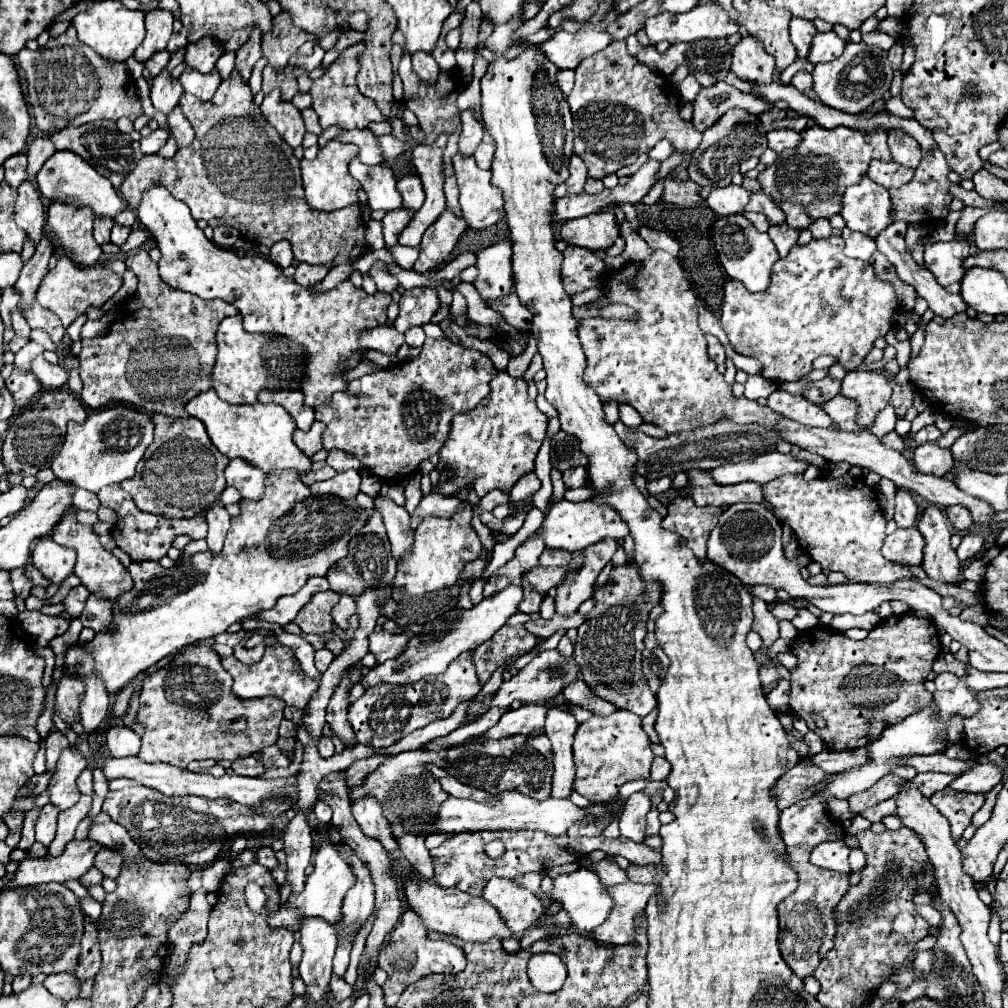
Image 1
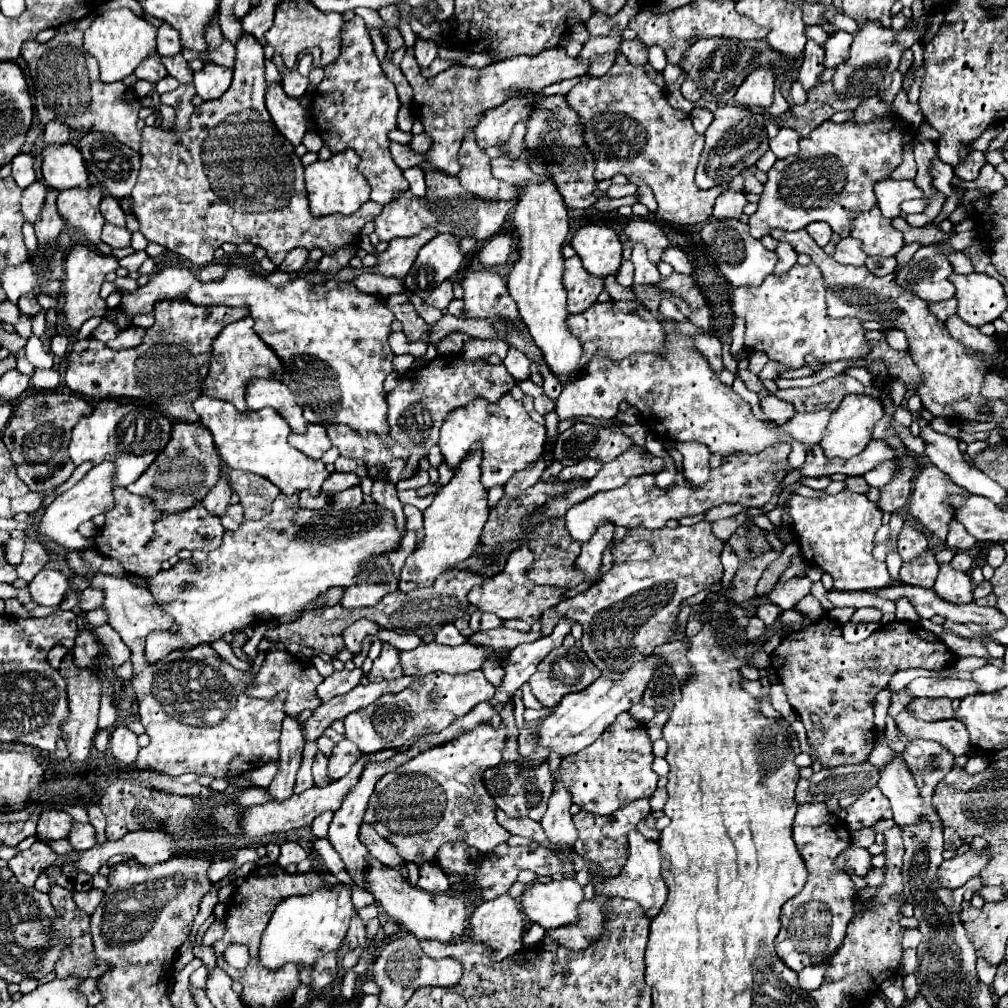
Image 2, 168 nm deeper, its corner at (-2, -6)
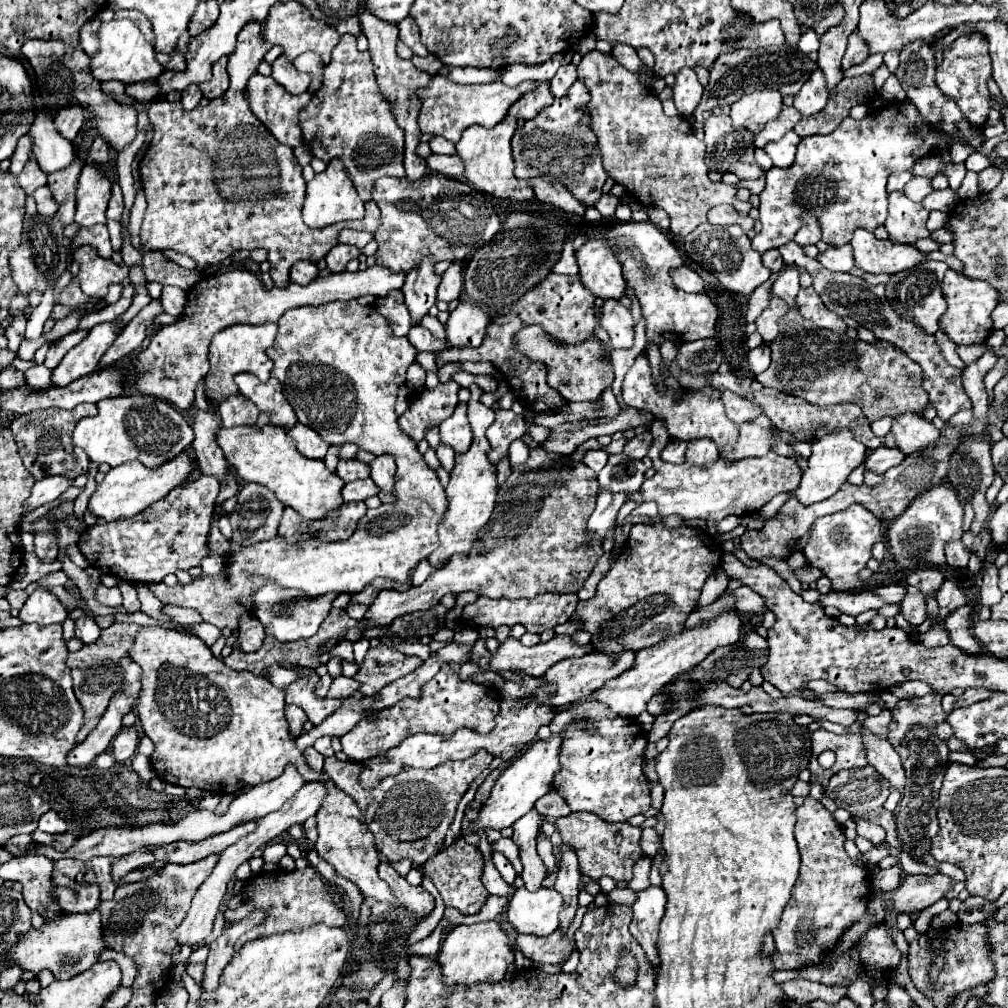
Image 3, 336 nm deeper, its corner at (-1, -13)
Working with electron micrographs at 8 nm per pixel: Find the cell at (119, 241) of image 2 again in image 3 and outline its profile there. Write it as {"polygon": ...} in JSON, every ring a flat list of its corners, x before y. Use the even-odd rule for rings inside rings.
{"polygon":[[92,226,92,228,80,228,78,236,72,240,72,250,76,250,82,244,90,244,102,254,102,258,112,258,114,250,110,244,110,236,106,226]]}

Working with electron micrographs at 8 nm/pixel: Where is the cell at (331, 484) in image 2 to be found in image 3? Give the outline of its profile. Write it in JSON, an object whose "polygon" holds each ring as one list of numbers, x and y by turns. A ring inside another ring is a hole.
{"polygon":[[370,478,354,480,350,484,344,484,344,488,342,488,342,498,346,502,366,500,368,496,376,496,376,494,378,494,378,486,374,486,374,482]]}

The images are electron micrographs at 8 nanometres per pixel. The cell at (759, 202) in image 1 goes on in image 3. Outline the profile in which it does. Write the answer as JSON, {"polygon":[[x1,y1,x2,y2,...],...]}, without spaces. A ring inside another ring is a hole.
{"polygon":[[790,240,786,246,778,248,784,262,786,264,794,264,798,268,804,268,810,276,812,276,812,288,818,292,818,296,822,298,824,306,838,314,840,318,854,318,860,326,872,330,876,334,876,338,886,340,894,346,898,346,900,350,906,352,906,356,914,362,918,362,922,366,922,386,926,388,928,396,930,396,930,404,936,408,938,418,948,422,958,410,962,408,972,408,972,402,962,386,962,378,960,378,960,368,950,366,946,362,946,358,942,356,940,346,936,344,934,336,924,334,924,330,918,330,918,326,914,326,914,322,910,322,910,318,902,318,898,314,894,314,894,308,890,306,890,302,886,302,884,296,884,284,872,286,868,284,864,278,852,276,852,274,840,274,840,272,830,272,826,270,816,258,806,256,804,248,798,246,794,240]]}

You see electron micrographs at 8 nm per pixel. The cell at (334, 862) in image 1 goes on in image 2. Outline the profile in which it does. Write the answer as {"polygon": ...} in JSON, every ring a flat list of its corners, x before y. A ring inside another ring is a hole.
{"polygon":[[339,885,331,891,315,891,315,895,289,897,279,903,267,929,263,931,259,945,259,963,269,971,279,971,287,963,295,963,299,969,299,983,311,983,311,969,315,961,329,951,339,951,345,945,345,933,349,929,351,913,355,911,351,903,351,891,345,885]]}

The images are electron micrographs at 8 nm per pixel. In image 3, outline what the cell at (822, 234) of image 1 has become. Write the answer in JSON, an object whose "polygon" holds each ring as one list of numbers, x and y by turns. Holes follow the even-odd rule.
{"polygon":[[808,216,808,218,804,220,804,226,802,226,802,228,796,232,796,236,794,236,794,240,796,240,800,246,818,244,820,238,822,238,820,226,818,226,818,222,816,222,812,216]]}

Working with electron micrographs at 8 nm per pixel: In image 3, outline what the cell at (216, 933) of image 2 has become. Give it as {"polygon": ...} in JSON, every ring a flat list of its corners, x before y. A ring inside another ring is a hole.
{"polygon":[[254,910,246,920,234,922,228,928,222,930,222,934,210,944,210,952,208,952,208,960,206,960,206,970,204,970,204,978,200,982,204,992,214,992,218,988,218,978,224,970,224,966,230,962,232,954,234,954,234,944,236,940,250,930,250,926,254,928,258,922,264,920,264,912,262,910]]}

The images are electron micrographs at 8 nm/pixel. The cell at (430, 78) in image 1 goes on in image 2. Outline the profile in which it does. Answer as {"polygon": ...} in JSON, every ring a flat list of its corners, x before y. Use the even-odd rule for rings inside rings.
{"polygon":[[417,37,415,45,413,45,413,51,415,51,415,57,419,61,421,67,429,67,431,61,437,57,437,51,439,51,439,45,435,41,425,41,421,37]]}

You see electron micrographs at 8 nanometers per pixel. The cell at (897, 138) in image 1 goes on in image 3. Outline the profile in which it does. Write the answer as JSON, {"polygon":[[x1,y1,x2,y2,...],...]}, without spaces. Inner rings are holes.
{"polygon":[[906,170,906,172,894,172,890,174,888,178,888,192,894,192,894,190,904,190,904,186,912,180,912,172]]}

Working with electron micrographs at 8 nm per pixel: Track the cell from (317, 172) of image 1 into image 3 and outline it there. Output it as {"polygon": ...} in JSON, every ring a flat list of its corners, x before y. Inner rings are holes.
{"polygon":[[334,158,322,174,316,174,308,182,308,186,306,186,306,202,304,202,304,208,302,208,302,216,304,216,304,222,310,228,330,226,330,224,336,224,336,222,342,222,342,220,362,219,364,215,364,202,360,200,358,192,354,190,342,160]]}

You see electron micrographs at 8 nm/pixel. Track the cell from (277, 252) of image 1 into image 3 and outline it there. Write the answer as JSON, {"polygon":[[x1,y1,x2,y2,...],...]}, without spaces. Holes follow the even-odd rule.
{"polygon":[[296,262,290,268,290,280,296,284,308,284,318,276,318,266,314,262]]}

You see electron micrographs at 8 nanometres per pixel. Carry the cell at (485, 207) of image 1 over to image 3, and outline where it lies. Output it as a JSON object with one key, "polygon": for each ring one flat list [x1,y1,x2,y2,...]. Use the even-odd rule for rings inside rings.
{"polygon":[[510,116,504,118,500,124,496,124,494,128,470,126,462,132,460,142,456,144,456,154,462,158,464,180,470,186,494,198,522,202,532,198,532,188,526,184,526,180,514,176,514,156,510,154,510,138,514,136,514,130,516,130,516,120]]}

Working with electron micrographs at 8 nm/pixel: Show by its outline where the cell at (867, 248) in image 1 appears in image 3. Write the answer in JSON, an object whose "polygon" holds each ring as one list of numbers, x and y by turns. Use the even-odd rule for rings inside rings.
{"polygon":[[846,244,840,248,828,248,826,252,818,254,818,262,830,272,850,272,854,268,852,246]]}

